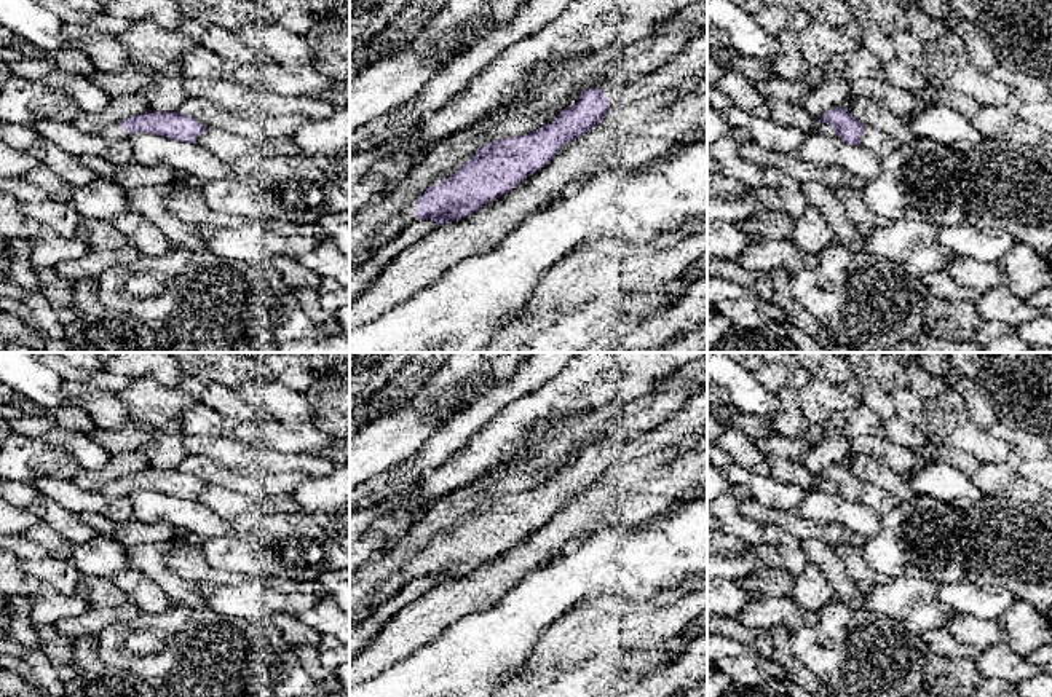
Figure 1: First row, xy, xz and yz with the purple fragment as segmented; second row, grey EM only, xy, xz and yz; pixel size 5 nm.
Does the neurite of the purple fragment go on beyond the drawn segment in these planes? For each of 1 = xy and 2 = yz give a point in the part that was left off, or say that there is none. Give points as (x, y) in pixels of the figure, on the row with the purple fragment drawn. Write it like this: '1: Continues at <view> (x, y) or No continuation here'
1: Continues at xy (112, 131)
2: No continuation here

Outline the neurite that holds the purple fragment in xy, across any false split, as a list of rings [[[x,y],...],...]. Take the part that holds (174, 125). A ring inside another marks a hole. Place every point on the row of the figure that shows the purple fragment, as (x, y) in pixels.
[[[145,112],[142,115],[112,123],[101,129],[97,136],[126,140],[132,132],[148,132],[196,144],[198,137],[208,129],[201,121],[177,112]]]

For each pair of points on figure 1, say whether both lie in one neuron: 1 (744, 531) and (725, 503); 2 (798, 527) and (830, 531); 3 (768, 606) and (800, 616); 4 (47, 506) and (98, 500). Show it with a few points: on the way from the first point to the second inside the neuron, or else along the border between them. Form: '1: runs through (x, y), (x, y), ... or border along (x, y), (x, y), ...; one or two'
1: runs through (738, 525), (727, 509); one
2: runs through (806, 528), (822, 531); one
3: runs through (776, 611), (786, 611), (792, 616); one
4: border along (42, 495), (79, 515); two

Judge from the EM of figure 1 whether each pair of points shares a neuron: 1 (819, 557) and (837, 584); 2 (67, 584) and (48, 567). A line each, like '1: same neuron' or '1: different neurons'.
1: same neuron
2: same neuron

